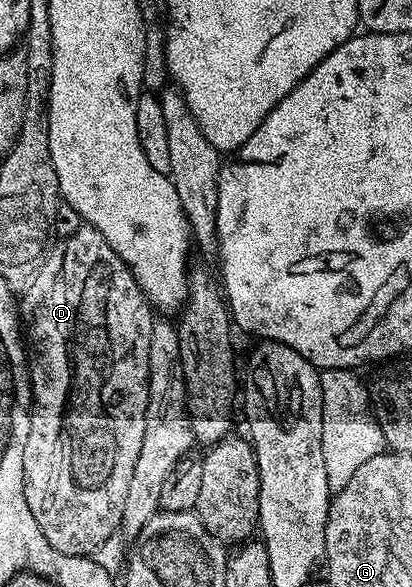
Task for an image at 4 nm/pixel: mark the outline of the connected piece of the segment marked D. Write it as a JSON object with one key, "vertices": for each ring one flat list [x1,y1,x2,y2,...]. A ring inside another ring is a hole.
{"vertices":[[84,223,78,231,74,231,72,237,57,240,53,244,42,267,34,275,27,289,23,290,22,317,26,322,26,337,30,342,30,380,34,402,30,419,30,435,26,435,26,451,22,455,26,503,30,503,30,511,34,519,38,519,38,527,42,527,42,535,46,535,50,547,71,557,87,557,95,554,96,549,102,547,102,543,106,543,106,539,117,536,122,519,122,507,126,503,130,478,134,472,134,462,138,460,138,451,142,451,142,435,146,431,150,331,154,320,154,310,141,291,140,284,134,279,130,267,116,254,114,247,106,243,102,231]]}

